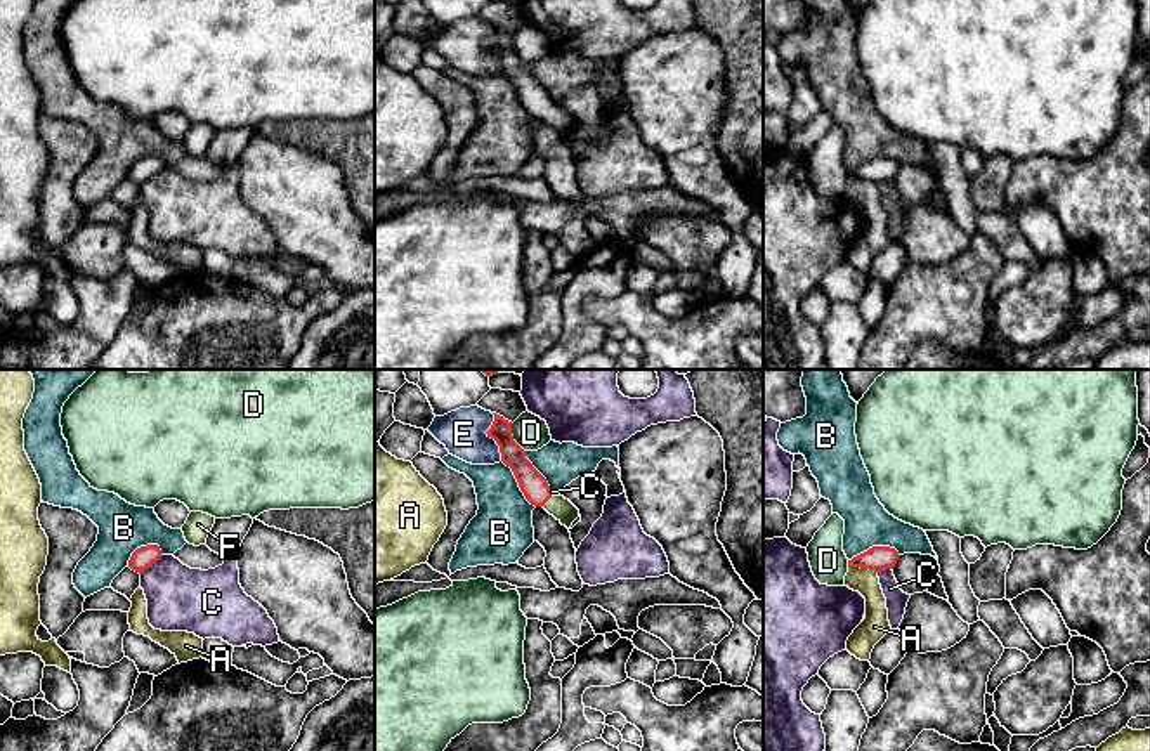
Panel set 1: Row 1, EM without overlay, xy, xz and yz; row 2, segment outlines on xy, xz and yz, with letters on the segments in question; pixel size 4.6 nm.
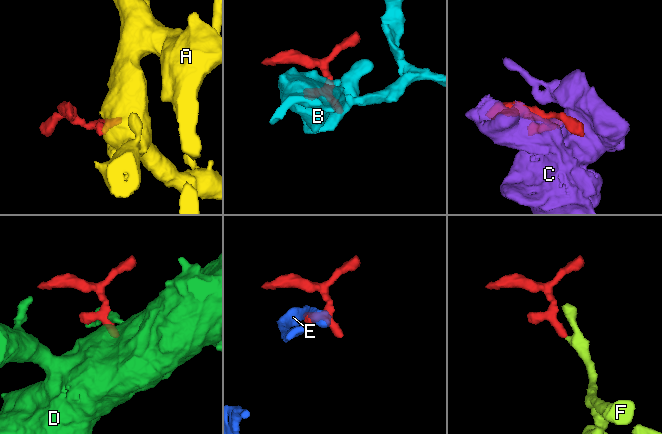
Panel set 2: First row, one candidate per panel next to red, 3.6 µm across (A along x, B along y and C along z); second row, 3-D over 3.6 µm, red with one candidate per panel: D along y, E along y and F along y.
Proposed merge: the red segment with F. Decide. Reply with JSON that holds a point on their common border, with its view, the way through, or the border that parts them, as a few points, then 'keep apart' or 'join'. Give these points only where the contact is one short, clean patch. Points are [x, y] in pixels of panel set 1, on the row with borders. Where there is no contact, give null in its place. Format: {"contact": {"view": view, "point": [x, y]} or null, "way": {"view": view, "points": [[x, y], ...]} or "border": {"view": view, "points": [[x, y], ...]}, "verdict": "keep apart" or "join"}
{"contact": {"view": "xz", "point": [547, 500]}, "way": {"view": "xz", "points": [[533, 484], [547, 500], [559, 507]]}, "verdict": "join"}

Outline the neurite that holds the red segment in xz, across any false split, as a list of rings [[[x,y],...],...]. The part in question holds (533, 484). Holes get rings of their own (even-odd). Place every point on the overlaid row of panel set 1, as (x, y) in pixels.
[[[494,415],[487,437],[494,439],[500,446],[501,461],[512,468],[520,491],[526,500],[534,506],[543,506],[567,529],[579,517],[579,510],[564,496],[553,496],[546,479],[526,458],[526,451],[513,441],[512,421]]]

